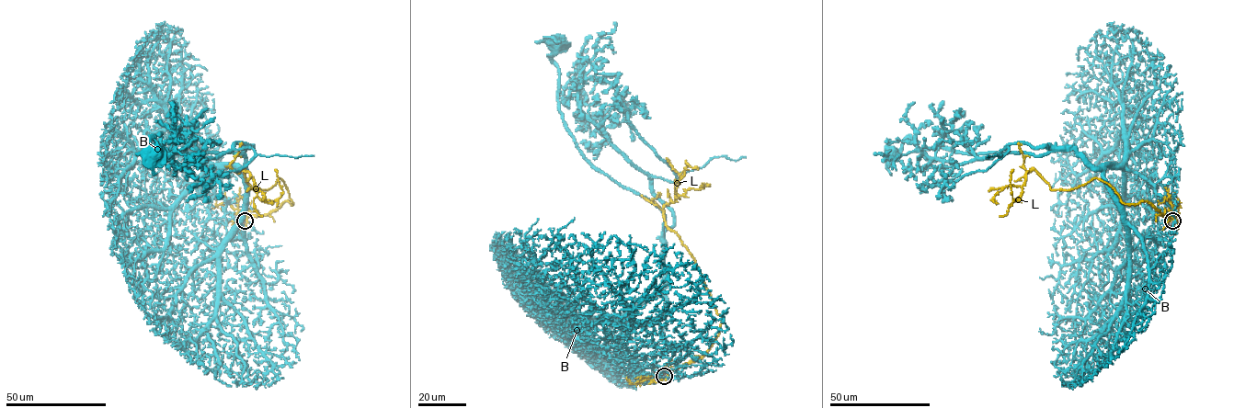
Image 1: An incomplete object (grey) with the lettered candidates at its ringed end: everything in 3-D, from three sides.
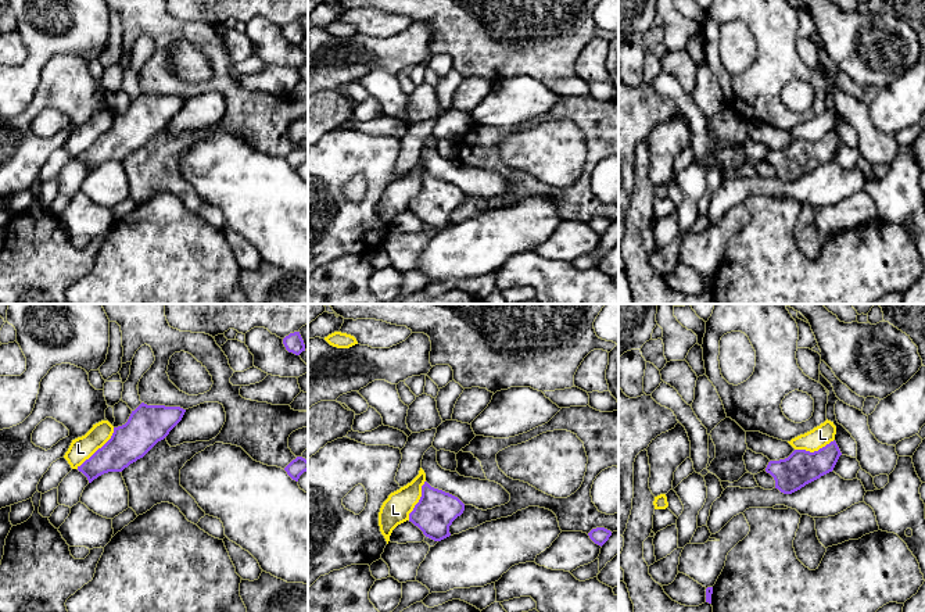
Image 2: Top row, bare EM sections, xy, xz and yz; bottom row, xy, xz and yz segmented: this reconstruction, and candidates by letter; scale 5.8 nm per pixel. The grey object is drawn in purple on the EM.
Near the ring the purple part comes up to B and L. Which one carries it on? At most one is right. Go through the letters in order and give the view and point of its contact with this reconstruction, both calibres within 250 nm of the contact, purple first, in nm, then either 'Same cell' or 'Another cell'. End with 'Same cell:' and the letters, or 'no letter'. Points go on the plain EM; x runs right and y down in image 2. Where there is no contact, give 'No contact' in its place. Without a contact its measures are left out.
B: No contact. Another cell
L: Touches purple at xy (99, 138). Thickness 220 nm (purple) against 140 nm. Another cell
Same cell: no letter

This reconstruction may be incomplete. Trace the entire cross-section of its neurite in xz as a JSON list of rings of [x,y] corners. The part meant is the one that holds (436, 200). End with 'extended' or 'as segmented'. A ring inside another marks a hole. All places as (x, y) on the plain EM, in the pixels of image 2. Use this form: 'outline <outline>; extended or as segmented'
outline [[[427,171],[422,175],[422,186],[409,203],[409,211],[434,230],[451,225],[449,215],[465,200],[465,193],[455,185],[431,176]]]; as segmented

